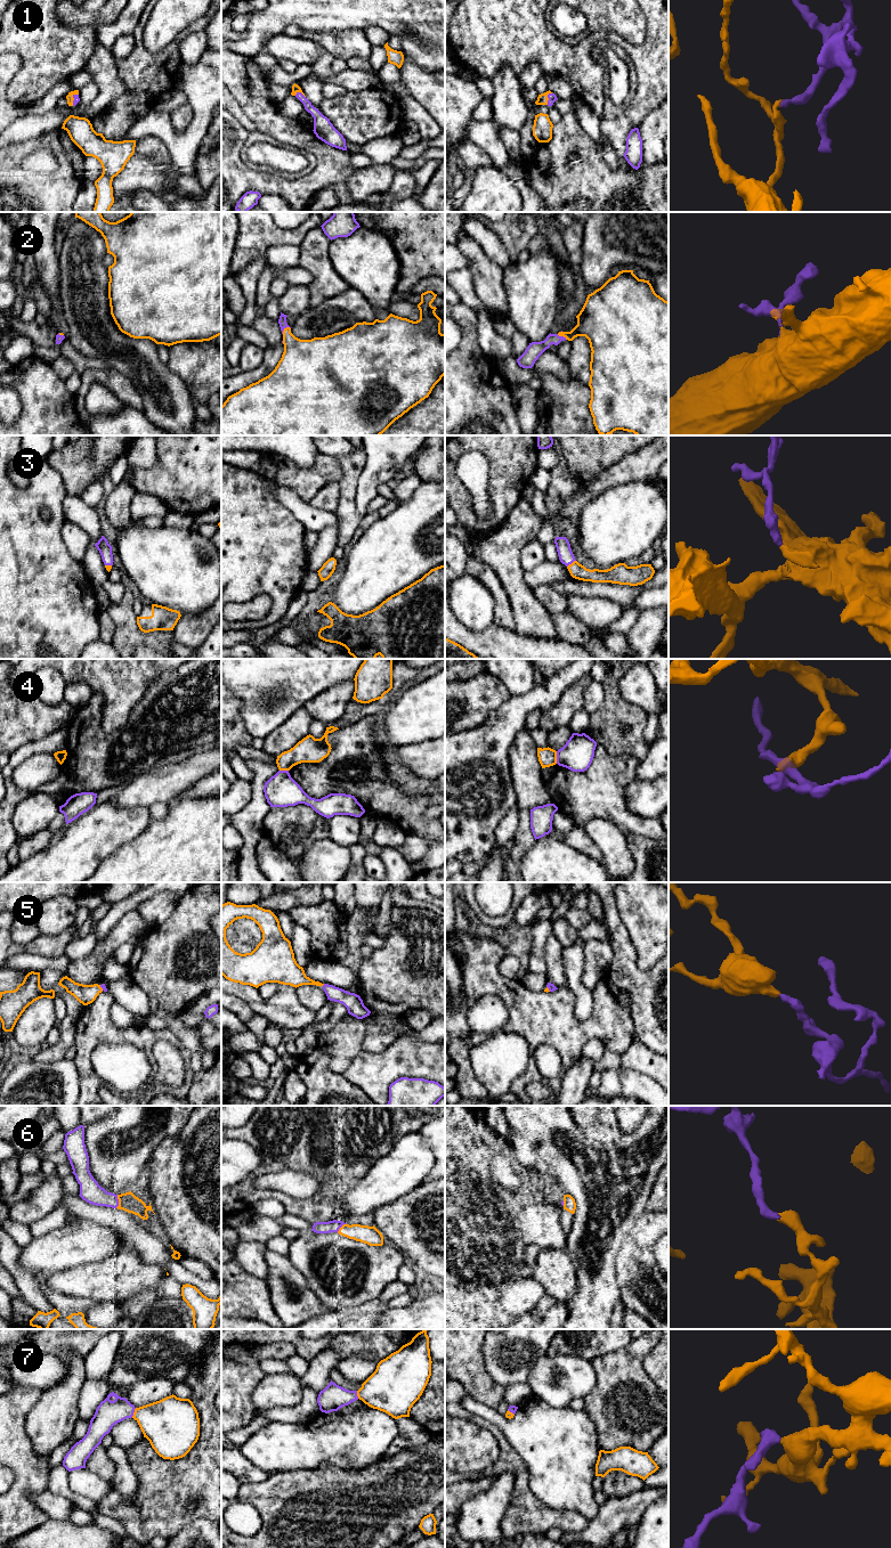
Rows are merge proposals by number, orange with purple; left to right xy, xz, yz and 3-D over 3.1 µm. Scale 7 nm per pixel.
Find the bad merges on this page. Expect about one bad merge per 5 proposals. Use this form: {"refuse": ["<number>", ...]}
{"refuse": ["4"]}

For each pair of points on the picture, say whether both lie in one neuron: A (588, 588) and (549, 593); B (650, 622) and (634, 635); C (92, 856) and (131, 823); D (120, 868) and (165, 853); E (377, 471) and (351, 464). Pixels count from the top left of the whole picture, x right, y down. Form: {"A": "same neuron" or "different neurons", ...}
{"A": "different neurons", "B": "same neuron", "C": "same neuron", "D": "same neuron", "E": "different neurons"}

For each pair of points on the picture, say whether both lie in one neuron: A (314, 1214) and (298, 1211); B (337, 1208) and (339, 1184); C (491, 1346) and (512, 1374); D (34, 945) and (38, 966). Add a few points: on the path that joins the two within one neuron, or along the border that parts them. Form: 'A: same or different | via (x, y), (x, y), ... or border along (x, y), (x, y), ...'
A: same | via (310, 1212), (301, 1211)
B: same | via (334, 1203), (335, 1190)
C: same | via (497, 1353), (511, 1367)
D: different | border along (63, 953), (57, 956), (11, 956)

